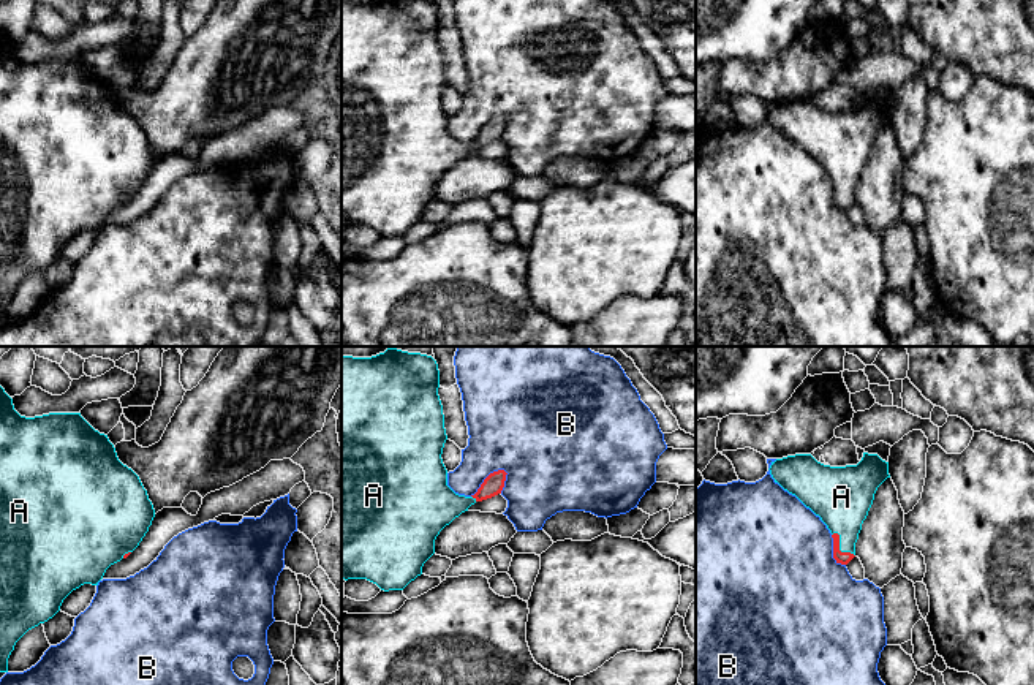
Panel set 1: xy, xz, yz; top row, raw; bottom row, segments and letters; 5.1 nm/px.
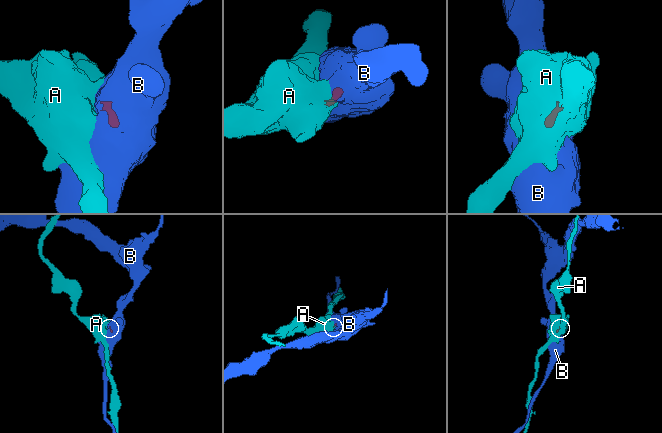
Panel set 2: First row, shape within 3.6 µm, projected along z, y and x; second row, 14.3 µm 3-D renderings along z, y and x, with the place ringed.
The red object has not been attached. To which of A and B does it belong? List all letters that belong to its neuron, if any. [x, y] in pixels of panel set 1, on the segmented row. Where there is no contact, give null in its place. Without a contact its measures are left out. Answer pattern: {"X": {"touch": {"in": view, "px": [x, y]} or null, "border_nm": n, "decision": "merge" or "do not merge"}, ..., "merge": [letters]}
{"A": {"touch": {"in": "yz", "px": [838, 548]}, "border_nm": 170, "decision": "merge"}, "B": {"touch": {"in": "xz", "px": [487, 476]}, "border_nm": 240, "decision": "do not merge"}, "merge": ["A"]}

